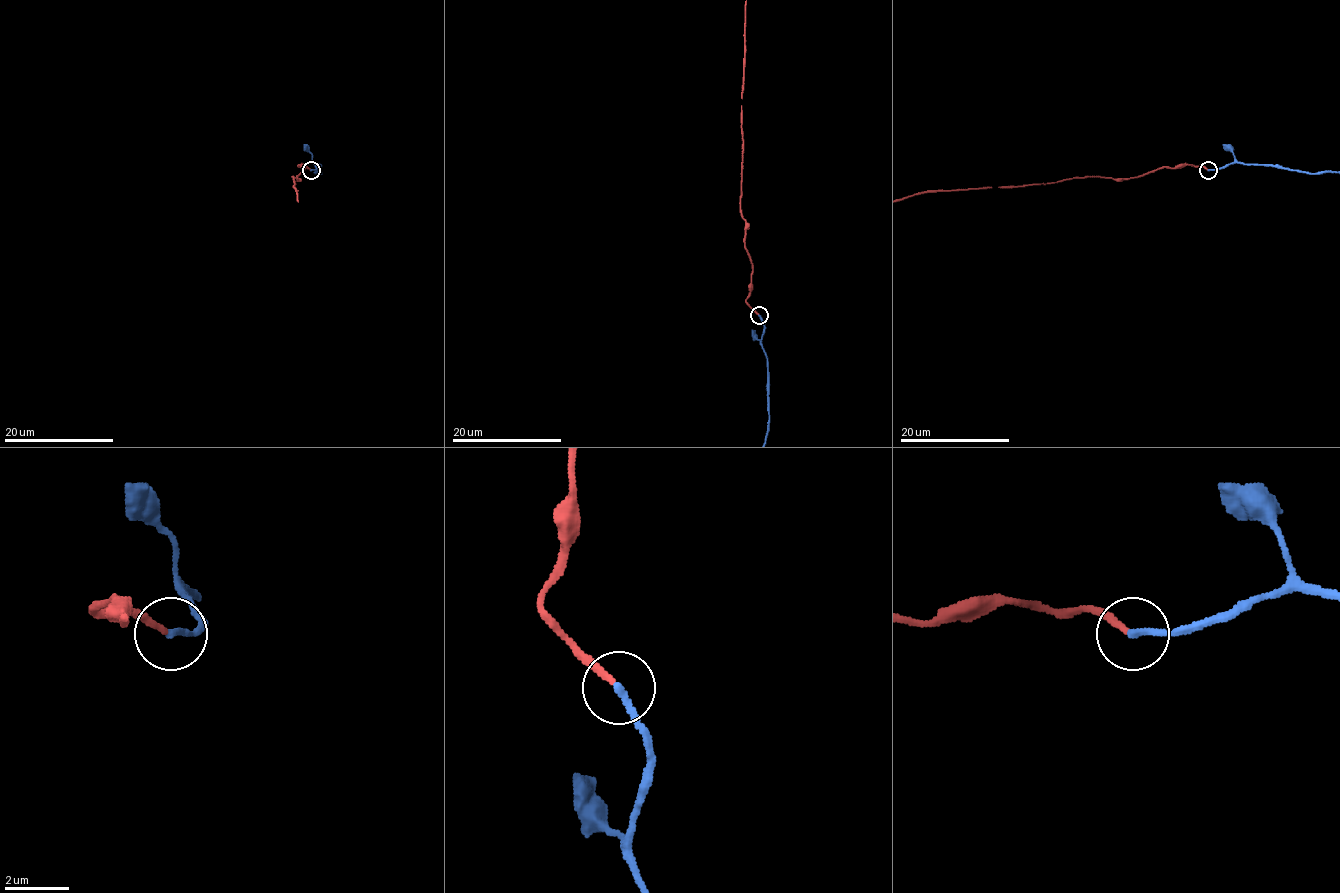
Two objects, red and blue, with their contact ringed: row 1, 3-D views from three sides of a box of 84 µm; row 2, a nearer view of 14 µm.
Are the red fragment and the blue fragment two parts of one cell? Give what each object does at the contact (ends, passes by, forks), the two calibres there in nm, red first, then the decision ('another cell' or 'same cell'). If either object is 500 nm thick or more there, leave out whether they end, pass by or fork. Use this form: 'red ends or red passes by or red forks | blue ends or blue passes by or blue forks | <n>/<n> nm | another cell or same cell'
red ends | blue ends | 190/240 nm | same cell

